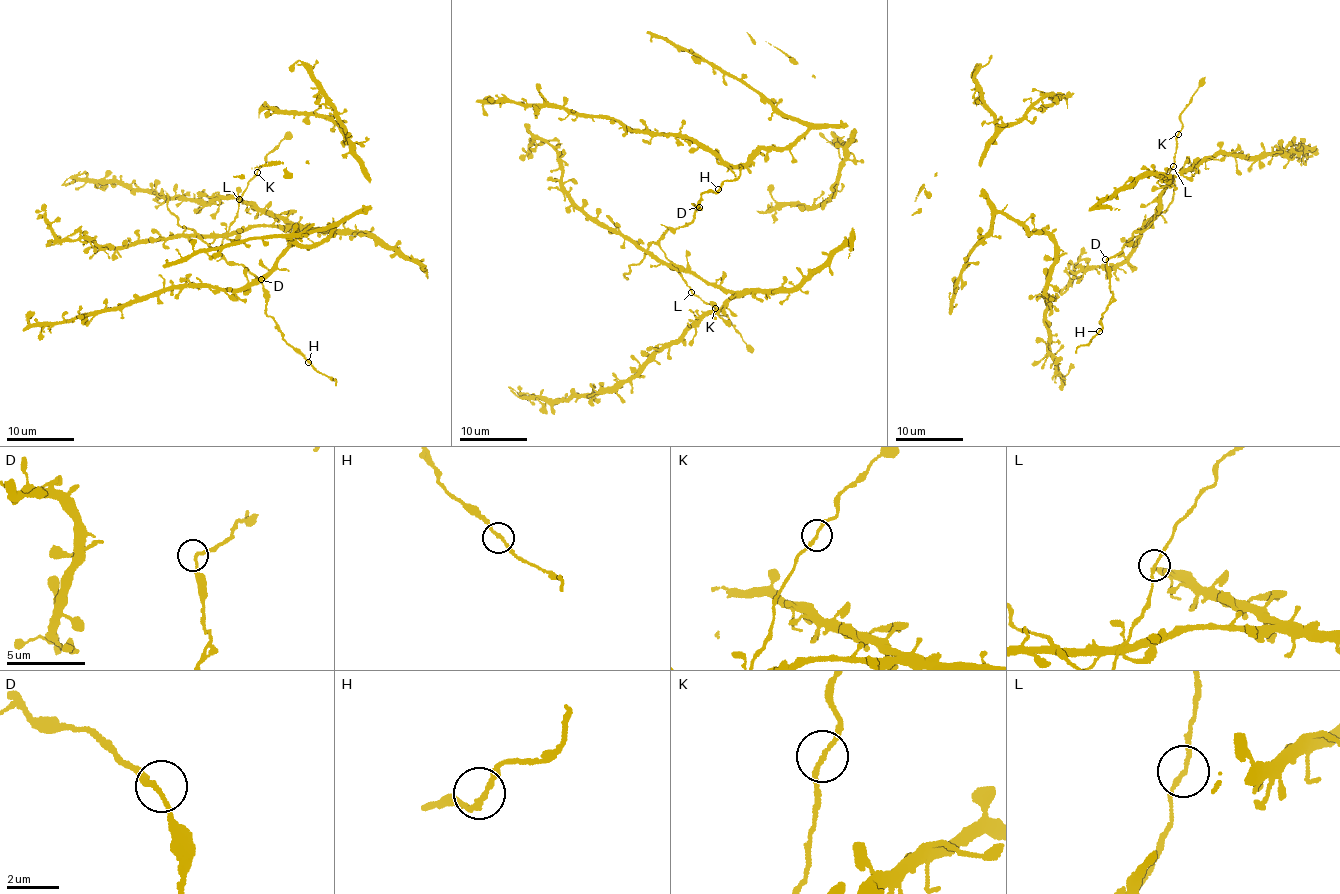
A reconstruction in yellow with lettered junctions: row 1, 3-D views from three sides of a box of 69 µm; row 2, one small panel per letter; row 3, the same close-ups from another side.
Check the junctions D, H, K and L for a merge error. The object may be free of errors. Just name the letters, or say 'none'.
none

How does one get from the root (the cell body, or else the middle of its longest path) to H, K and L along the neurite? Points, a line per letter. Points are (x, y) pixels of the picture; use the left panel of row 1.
H: (239, 264), (259, 280), (265, 293), (265, 313), (278, 326), (282, 338), (308, 362)
K: (239, 264), (231, 264), (214, 248), (220, 245), (223, 234), (230, 228), (242, 193), (257, 173)
L: (239, 264), (231, 264), (214, 248), (220, 245), (223, 234), (230, 228), (239, 199)

